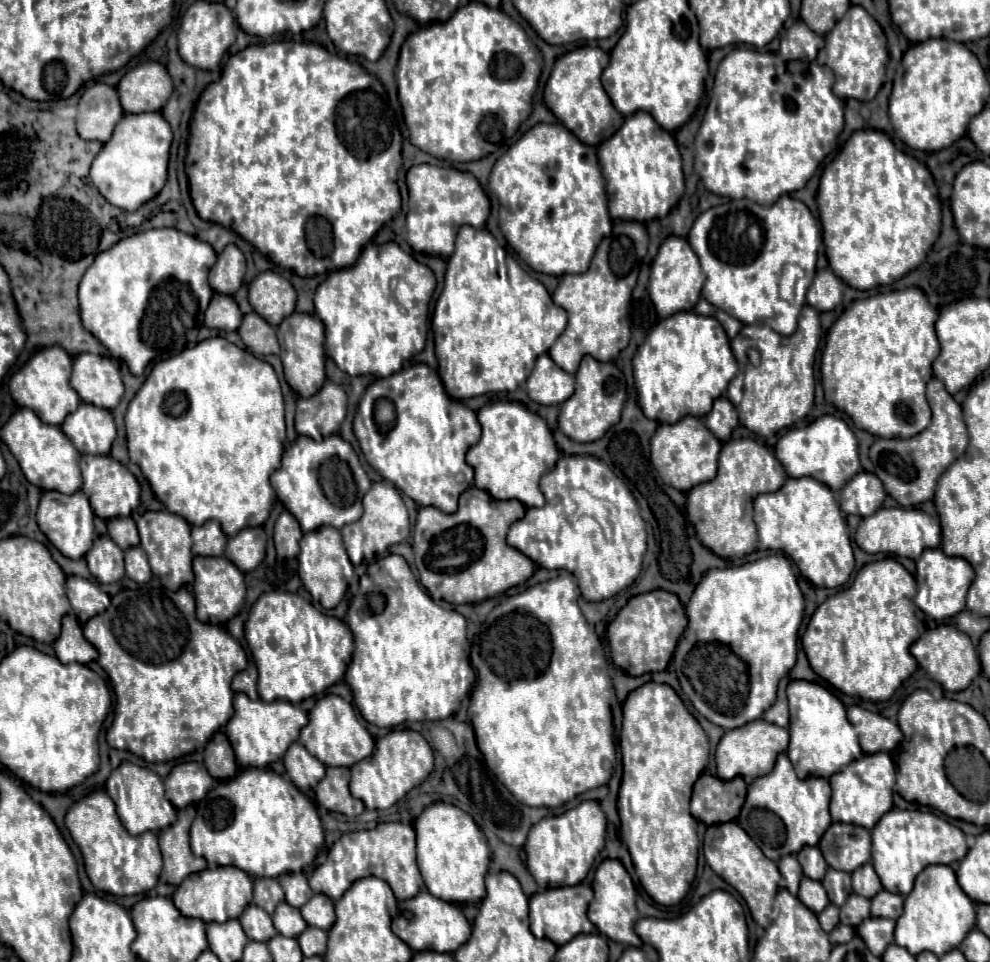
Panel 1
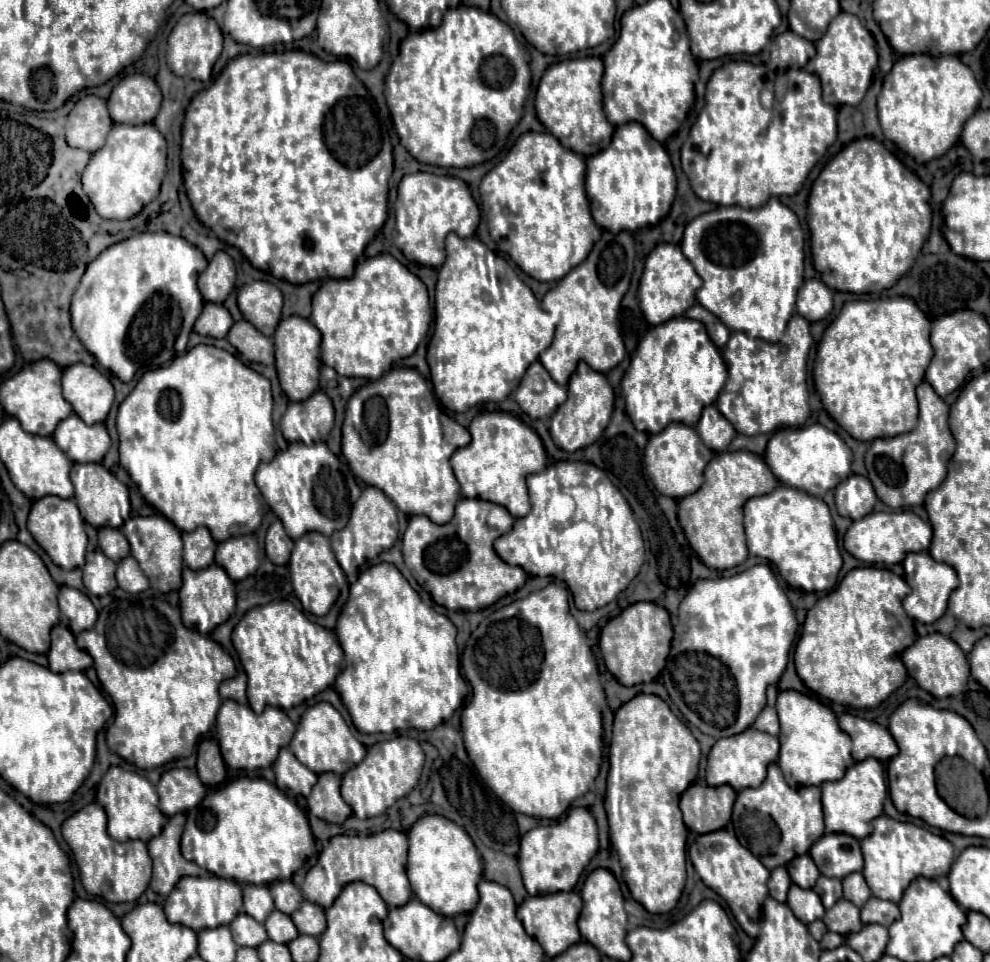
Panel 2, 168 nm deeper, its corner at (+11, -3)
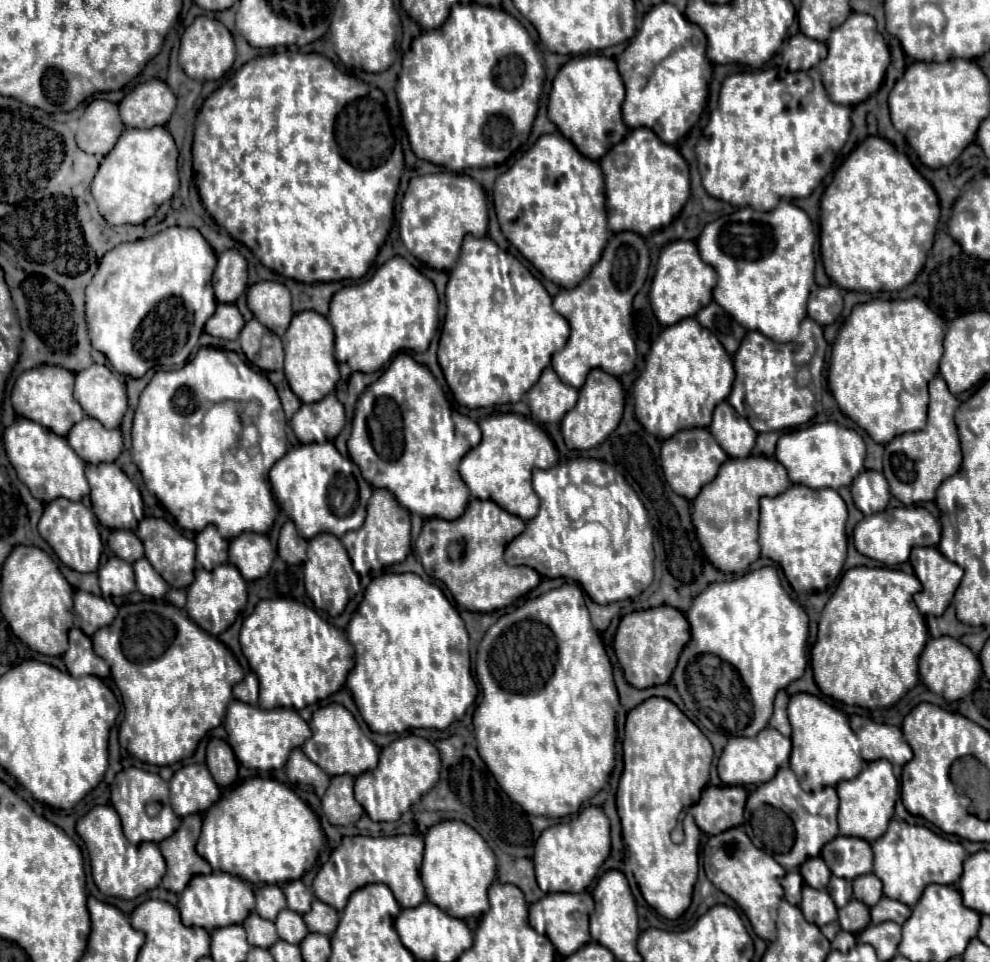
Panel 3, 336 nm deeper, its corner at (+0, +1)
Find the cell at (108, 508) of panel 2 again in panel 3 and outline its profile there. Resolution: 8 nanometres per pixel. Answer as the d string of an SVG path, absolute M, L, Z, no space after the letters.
M116 463L86 465L86 479L90 483L92 509L98 521L110 529L136 531L138 521L132 513L130 491L134 483Z

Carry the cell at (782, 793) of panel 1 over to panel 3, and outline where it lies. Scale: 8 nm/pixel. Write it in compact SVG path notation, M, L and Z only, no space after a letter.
M790 767L778 769L774 779L756 787L746 801L744 831L752 843L774 857L784 869L800 867L808 857L820 855L820 849L838 835L838 795L834 787L806 793Z

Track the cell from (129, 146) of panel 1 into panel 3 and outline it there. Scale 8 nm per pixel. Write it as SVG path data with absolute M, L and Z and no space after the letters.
M166 127L126 129L122 133L122 139L118 139L118 143L114 145L114 151L110 151L110 155L106 155L100 161L100 169L92 181L92 195L98 203L102 217L110 225L144 223L148 217L152 217L156 213L156 209L162 203L166 203L178 191L178 169L176 169L176 165L178 165L178 149L176 149L176 143L174 143L174 139Z

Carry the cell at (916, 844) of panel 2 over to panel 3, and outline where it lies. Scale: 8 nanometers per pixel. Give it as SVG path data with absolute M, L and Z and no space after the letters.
M892 819L886 835L872 843L874 851L874 875L882 879L884 895L898 899L908 907L916 905L922 891L930 883L956 885L962 875L962 863L966 851L960 843L952 843L924 825L908 825L902 819Z

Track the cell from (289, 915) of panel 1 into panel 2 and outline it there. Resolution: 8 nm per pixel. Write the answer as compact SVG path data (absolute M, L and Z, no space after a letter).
M273 911L267 917L265 929L267 929L269 939L275 941L275 943L289 943L289 941L293 941L299 935L299 931L297 931L295 923L291 921L291 917L281 913L281 911Z

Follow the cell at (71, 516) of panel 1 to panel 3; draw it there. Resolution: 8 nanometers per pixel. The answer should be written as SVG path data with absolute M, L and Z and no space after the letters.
M54 499L46 503L40 523L38 523L38 531L66 567L80 573L90 573L98 569L100 553L102 553L102 539L96 527L96 517L92 509L88 509L84 503L68 501L68 499Z

